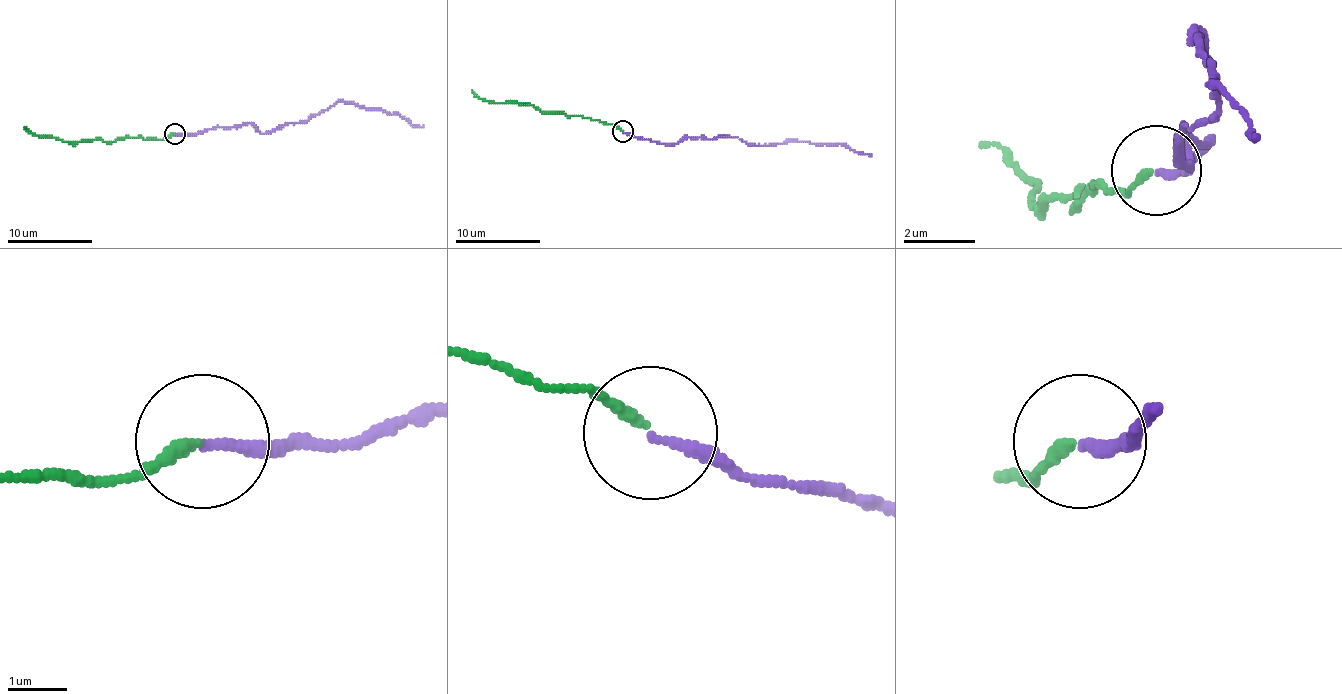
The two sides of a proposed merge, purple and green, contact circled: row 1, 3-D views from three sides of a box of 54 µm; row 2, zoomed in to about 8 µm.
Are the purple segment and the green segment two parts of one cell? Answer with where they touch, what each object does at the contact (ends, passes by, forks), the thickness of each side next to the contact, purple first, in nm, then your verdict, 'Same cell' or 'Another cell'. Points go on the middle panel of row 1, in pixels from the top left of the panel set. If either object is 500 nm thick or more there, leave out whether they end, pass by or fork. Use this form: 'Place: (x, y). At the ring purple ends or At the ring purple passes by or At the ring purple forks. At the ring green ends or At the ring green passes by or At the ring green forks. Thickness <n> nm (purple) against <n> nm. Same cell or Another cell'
Place: (622, 131). At the ring purple ends. At the ring green ends. Thickness 150 nm (purple) against 190 nm. Same cell

